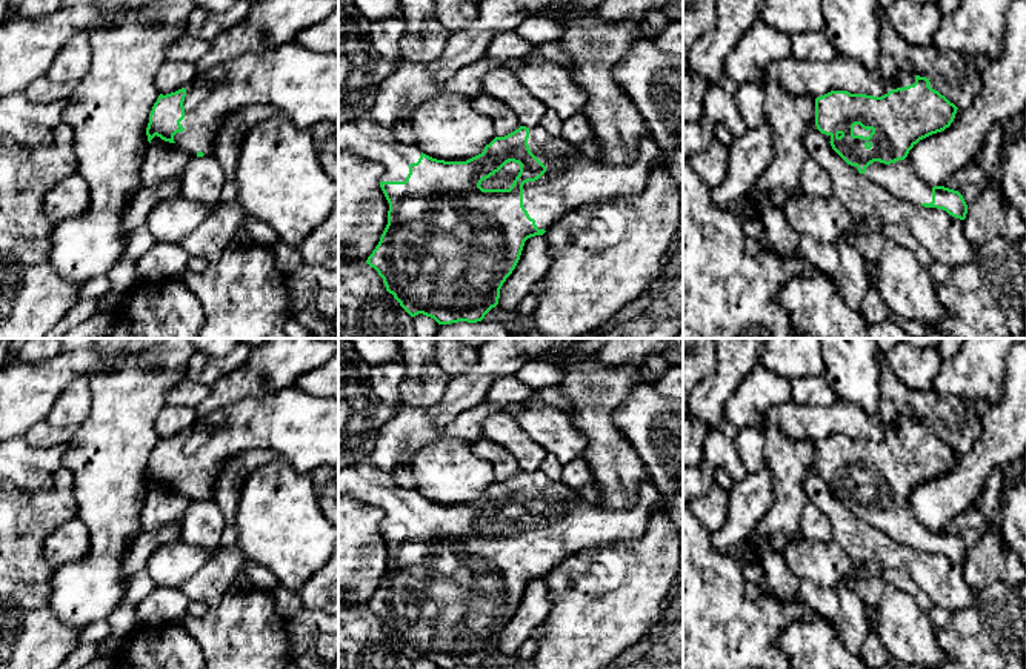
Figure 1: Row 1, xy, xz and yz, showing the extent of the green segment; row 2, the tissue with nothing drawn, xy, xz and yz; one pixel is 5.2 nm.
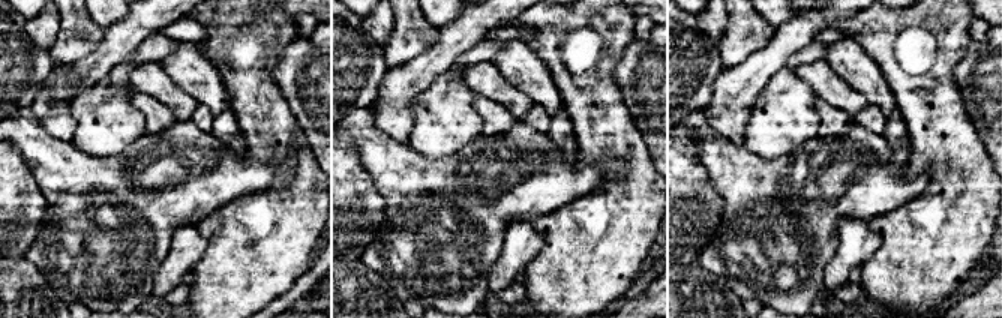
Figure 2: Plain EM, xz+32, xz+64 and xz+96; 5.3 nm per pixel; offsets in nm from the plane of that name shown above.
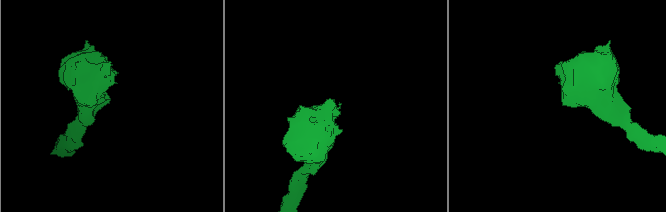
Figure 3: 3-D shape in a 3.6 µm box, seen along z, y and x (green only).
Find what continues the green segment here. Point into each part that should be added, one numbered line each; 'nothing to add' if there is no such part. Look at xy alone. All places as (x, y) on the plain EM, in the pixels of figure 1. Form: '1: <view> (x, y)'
1: xy (293, 423)

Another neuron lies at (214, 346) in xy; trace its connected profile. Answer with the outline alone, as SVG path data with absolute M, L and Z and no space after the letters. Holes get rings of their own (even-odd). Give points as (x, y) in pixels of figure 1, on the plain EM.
M189 338L197 351L203 351L214 357L225 357L240 338Z

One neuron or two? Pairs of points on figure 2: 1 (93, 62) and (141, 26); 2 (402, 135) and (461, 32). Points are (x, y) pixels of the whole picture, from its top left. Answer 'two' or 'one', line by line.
1: one
2: one

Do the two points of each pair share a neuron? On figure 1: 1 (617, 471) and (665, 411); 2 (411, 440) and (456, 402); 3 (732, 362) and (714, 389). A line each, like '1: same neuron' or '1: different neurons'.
1: different neurons
2: different neurons
3: same neuron

